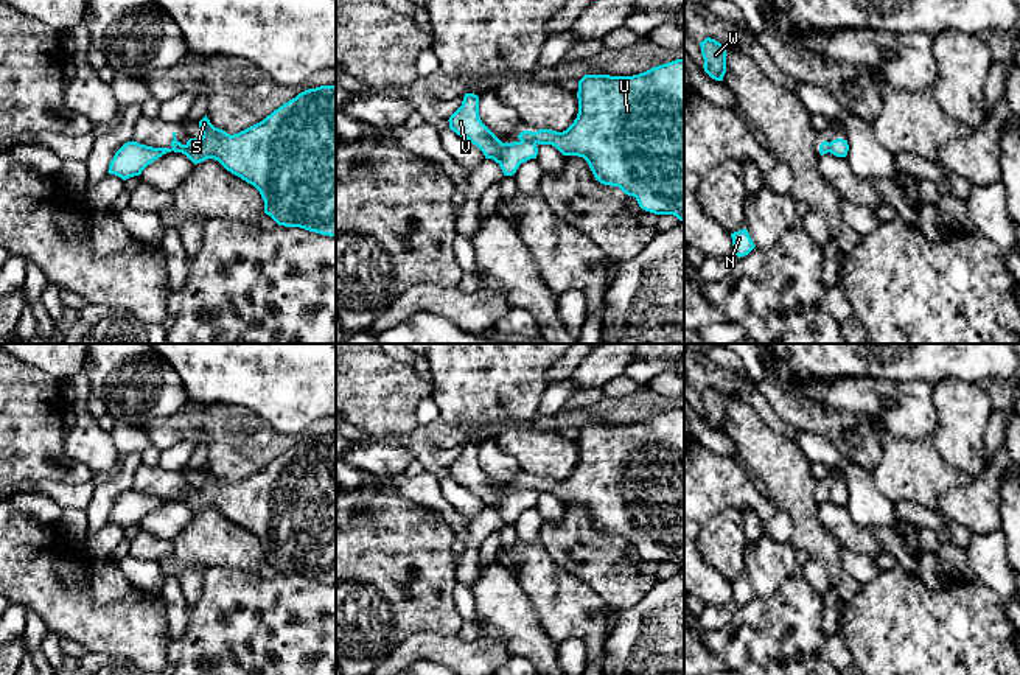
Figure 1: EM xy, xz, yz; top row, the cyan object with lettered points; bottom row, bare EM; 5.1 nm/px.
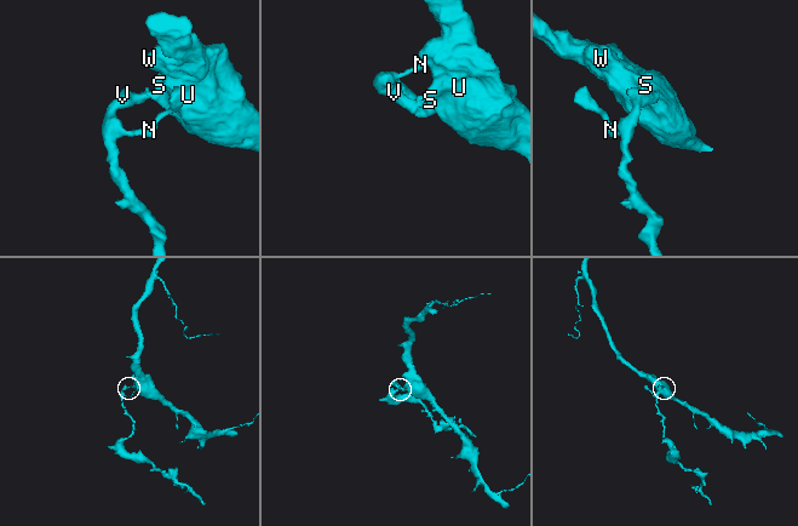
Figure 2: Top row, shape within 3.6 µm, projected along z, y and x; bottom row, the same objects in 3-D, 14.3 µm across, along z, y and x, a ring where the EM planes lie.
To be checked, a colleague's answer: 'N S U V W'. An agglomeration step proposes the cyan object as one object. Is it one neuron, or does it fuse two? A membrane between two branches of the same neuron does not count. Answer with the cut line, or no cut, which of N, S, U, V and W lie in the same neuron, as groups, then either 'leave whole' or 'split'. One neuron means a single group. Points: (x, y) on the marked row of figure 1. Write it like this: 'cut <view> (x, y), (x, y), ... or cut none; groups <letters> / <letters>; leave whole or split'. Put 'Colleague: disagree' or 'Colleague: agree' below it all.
cut xz (521, 140), (532, 140), (535, 143); groups N V / S U W; split
Colleague: disagree

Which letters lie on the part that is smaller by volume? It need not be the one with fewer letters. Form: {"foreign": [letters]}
{"foreign": ["N", "V"]}

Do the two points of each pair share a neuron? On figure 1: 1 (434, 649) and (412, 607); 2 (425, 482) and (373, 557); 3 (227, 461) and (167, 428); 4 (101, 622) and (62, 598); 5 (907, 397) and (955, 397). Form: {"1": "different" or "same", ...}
{"1": "different", "2": "different", "3": "same", "4": "same", "5": "different"}

